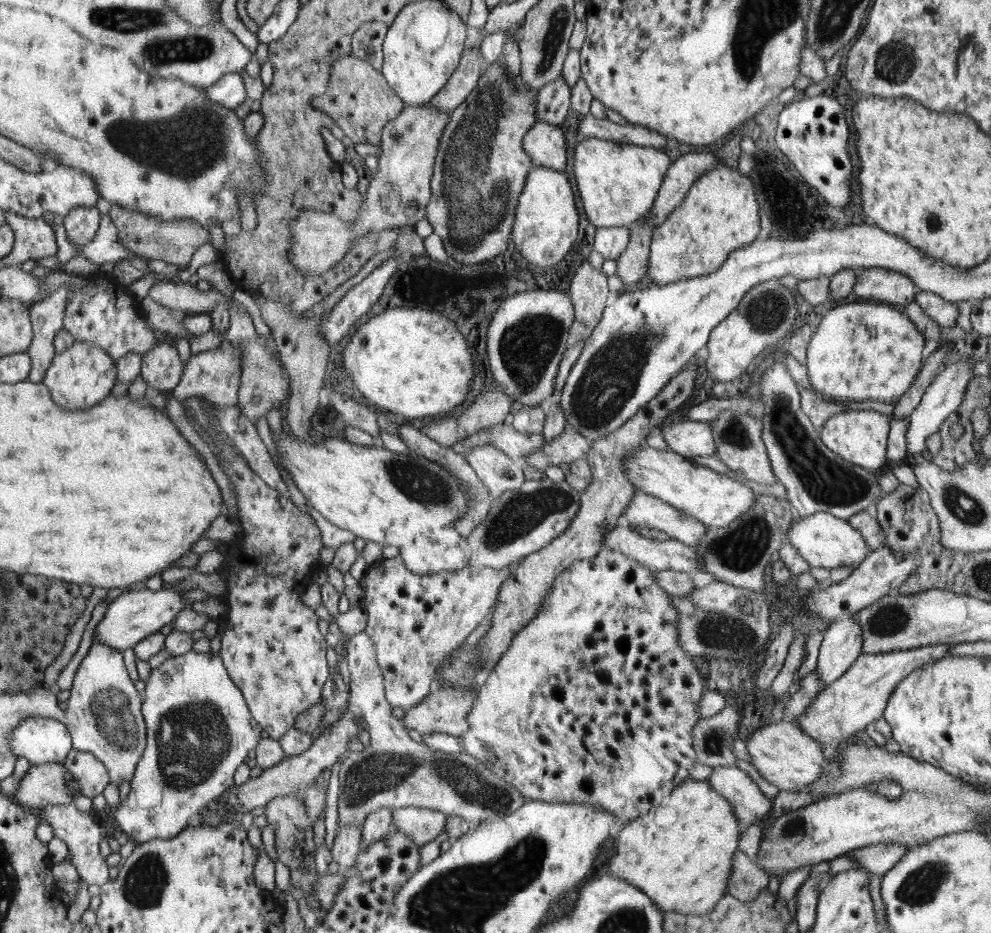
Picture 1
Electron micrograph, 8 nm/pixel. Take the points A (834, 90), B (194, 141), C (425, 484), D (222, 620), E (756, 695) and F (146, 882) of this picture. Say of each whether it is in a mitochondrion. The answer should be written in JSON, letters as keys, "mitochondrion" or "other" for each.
{"A":"other","B":"mitochondrion","C":"mitochondrion","D":"other","E":"other","F":"mitochondrion"}

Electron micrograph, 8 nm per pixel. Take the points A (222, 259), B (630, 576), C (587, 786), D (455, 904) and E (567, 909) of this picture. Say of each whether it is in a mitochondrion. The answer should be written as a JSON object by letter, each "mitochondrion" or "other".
{"A":"other","B":"other","C":"other","D":"mitochondrion","E":"other"}

